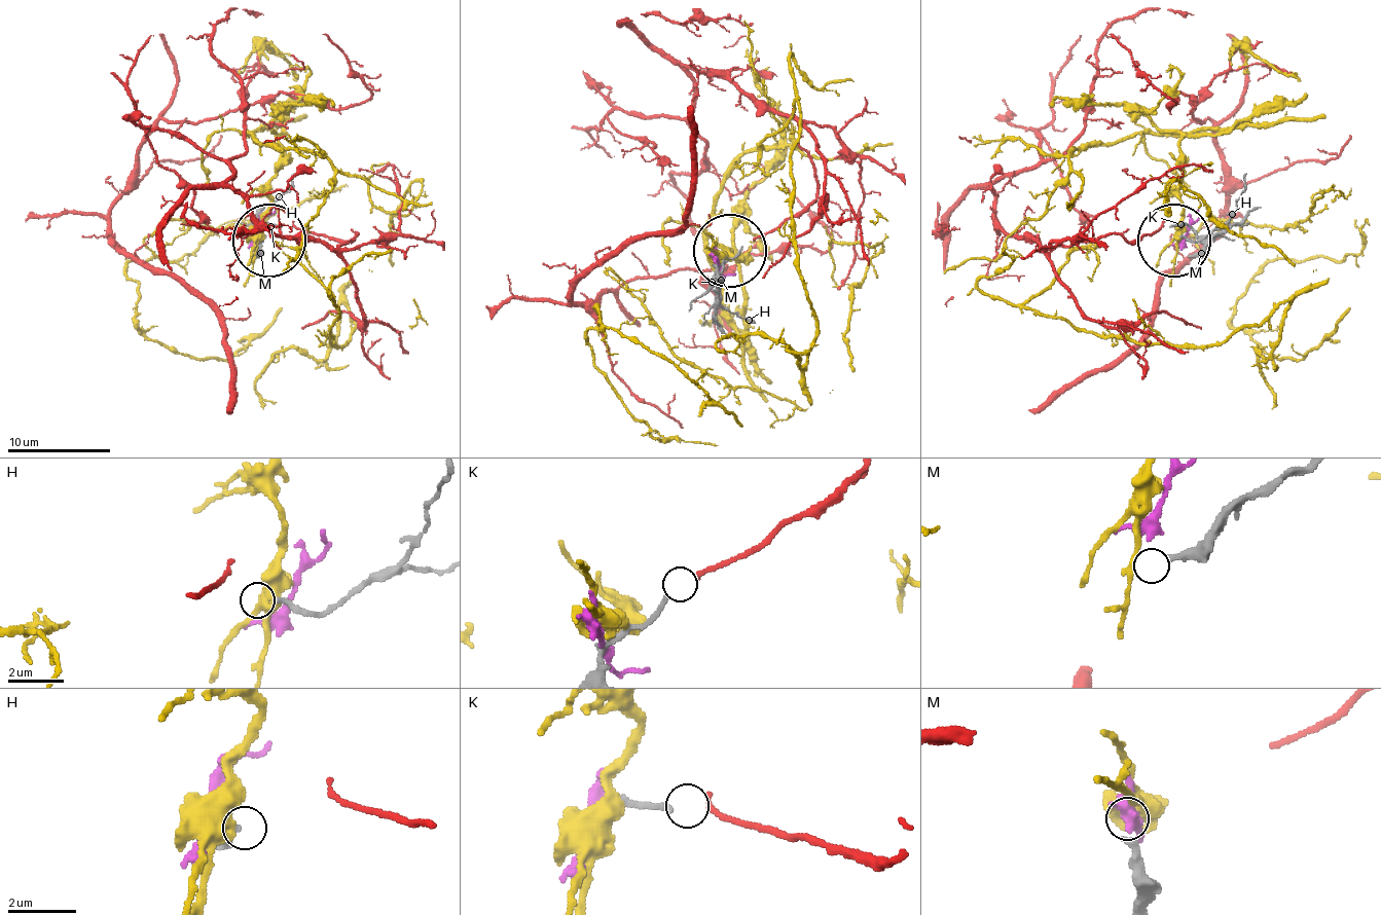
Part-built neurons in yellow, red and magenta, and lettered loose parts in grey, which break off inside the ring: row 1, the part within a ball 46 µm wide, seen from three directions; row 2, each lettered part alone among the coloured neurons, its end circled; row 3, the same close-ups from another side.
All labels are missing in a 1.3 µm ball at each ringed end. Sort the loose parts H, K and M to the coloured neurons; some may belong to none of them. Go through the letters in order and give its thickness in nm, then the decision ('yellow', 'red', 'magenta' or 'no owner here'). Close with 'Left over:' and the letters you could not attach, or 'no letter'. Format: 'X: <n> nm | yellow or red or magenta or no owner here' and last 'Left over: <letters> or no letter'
H: 160 nm | no owner here
K: 150 nm | red
M: 240 nm | no owner here
Left over: H, M

